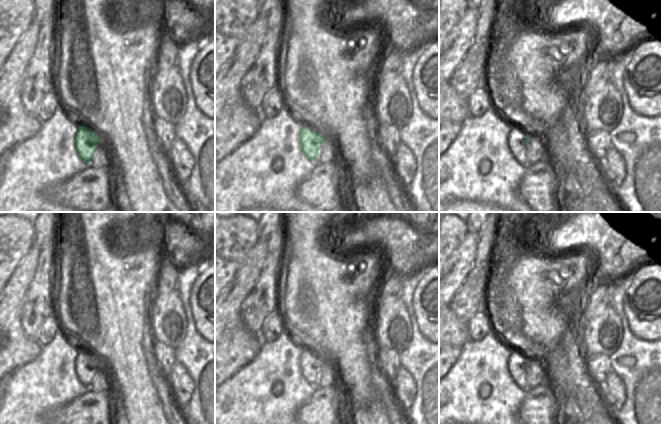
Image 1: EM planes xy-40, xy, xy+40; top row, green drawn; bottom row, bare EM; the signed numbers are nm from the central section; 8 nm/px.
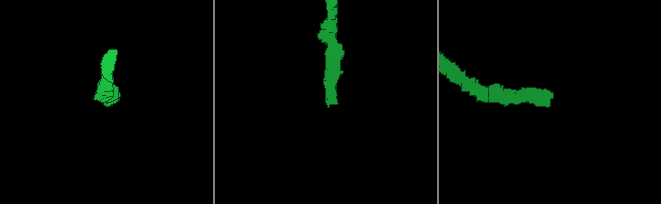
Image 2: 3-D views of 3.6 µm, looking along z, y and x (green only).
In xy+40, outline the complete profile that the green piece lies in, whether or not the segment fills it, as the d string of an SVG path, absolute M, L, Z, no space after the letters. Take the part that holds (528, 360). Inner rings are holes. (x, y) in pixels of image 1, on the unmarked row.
M516 350L515 353L511 354L508 359L508 371L512 379L516 385L525 392L530 391L528 389L528 383L526 381L526 370L530 362L531 359L518 350Z

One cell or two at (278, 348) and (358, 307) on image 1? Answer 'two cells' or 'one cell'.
two cells

